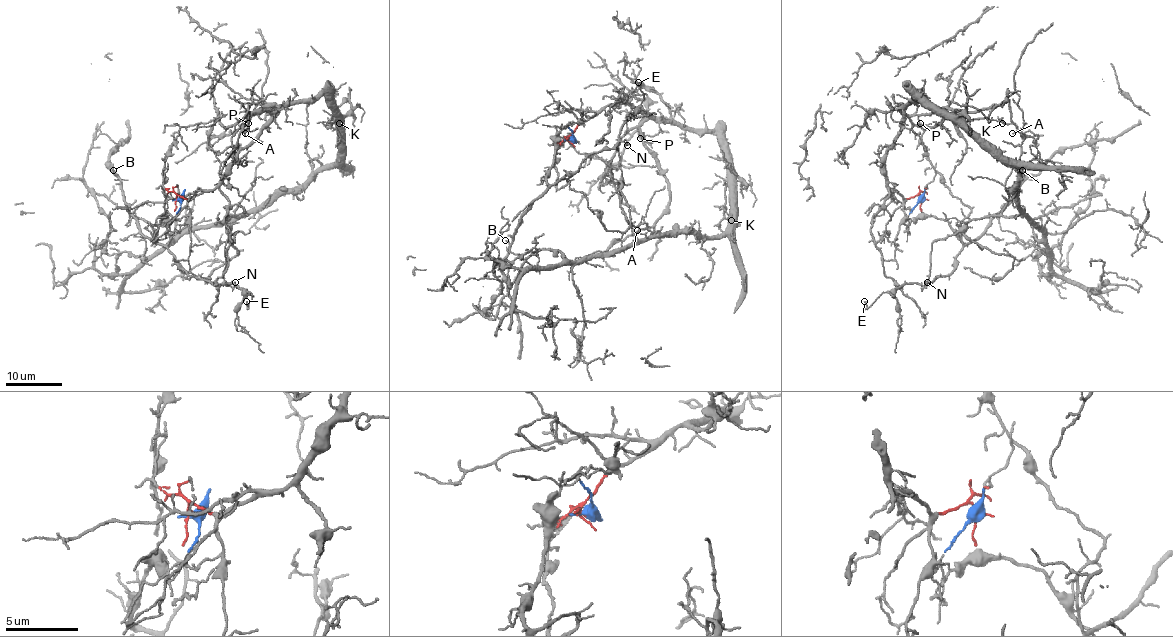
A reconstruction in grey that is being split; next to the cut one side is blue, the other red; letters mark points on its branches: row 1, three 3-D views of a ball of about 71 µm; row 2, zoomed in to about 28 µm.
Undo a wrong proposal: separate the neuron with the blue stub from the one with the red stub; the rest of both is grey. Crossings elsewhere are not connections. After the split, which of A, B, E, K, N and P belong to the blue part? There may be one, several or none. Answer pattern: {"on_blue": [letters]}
{"on_blue": ["B", "E", "N"]}

